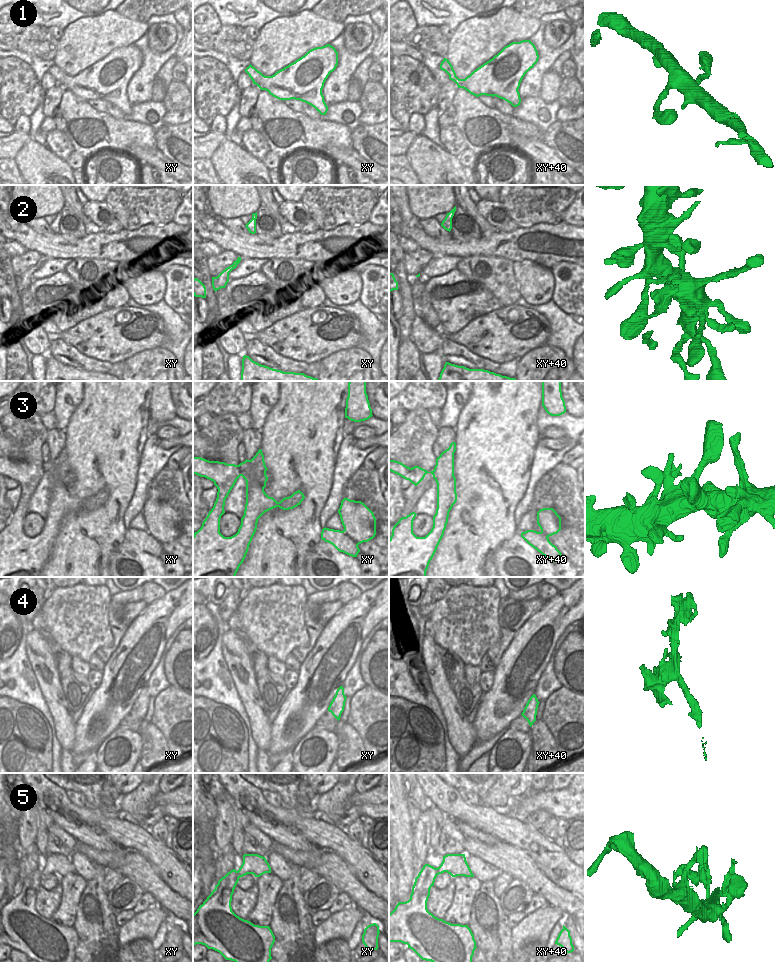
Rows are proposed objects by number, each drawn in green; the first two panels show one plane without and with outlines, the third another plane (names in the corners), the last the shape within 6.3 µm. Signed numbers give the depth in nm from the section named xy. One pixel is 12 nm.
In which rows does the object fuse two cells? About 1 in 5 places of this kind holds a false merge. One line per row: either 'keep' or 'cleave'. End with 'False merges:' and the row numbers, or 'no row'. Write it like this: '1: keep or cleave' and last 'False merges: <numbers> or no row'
1: keep
2: keep
3: keep
4: cleave
5: keep
False merges: 4

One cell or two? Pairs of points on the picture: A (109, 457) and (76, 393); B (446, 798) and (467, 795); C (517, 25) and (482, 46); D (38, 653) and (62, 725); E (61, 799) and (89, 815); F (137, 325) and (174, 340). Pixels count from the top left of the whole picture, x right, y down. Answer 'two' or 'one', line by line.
A: two
B: two
C: one
D: one
E: one
F: two

